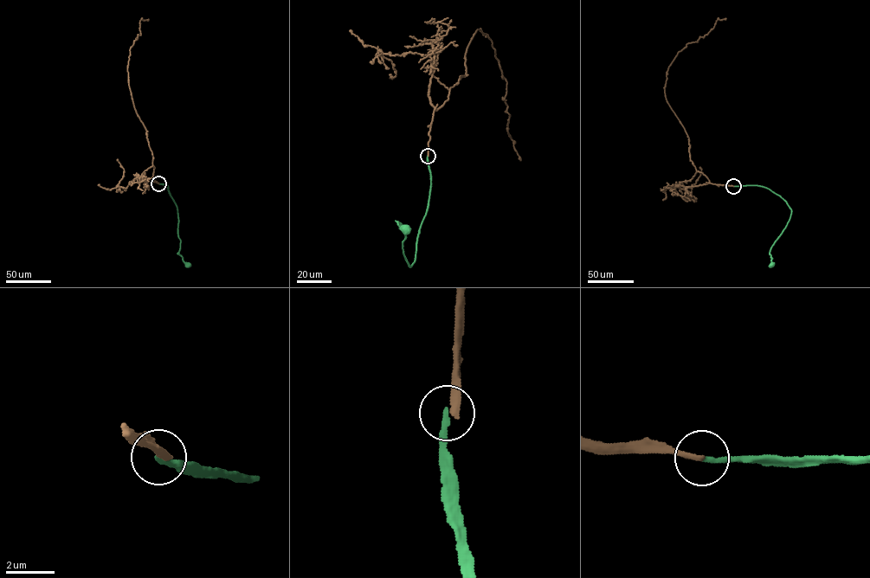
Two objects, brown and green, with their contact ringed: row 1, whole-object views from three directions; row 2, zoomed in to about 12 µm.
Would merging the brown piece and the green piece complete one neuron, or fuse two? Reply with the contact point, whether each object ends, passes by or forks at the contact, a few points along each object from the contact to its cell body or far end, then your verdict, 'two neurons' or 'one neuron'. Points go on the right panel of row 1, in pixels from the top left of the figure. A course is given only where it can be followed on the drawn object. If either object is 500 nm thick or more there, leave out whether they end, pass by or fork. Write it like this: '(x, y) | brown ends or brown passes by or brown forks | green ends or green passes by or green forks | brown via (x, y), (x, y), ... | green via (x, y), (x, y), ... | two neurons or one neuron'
(733, 186) | brown ends | green ends | brown via (733, 186), (709, 183), (696, 170), (688, 136), (664, 90), (677, 54), (725, 18) | green via (733, 186), (766, 188), (780, 195), (791, 209), (787, 225), (770, 250), (771, 265) | one neuron

